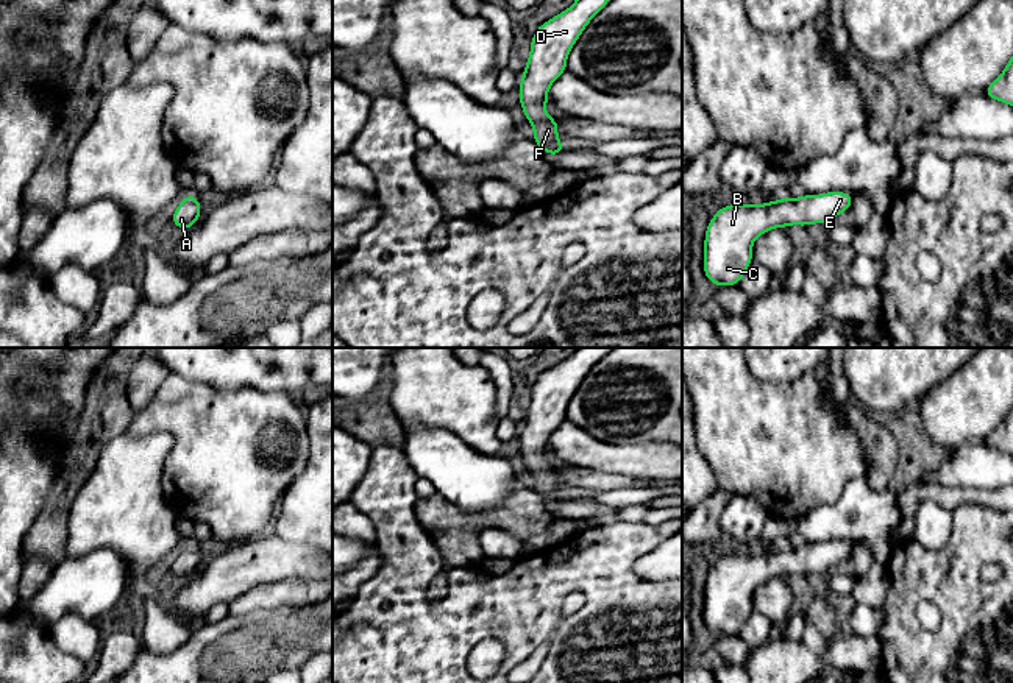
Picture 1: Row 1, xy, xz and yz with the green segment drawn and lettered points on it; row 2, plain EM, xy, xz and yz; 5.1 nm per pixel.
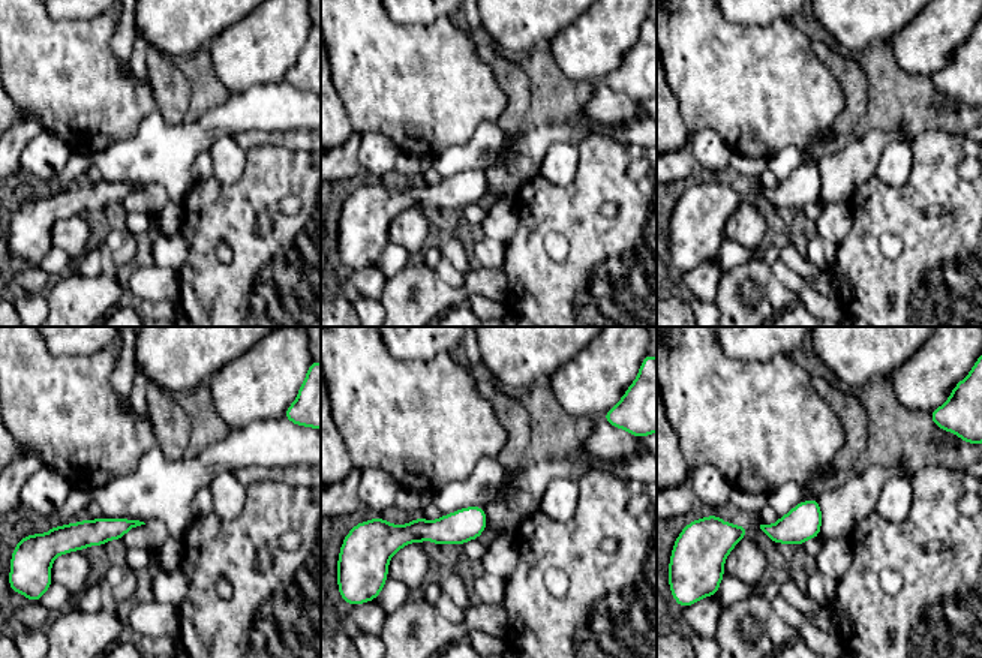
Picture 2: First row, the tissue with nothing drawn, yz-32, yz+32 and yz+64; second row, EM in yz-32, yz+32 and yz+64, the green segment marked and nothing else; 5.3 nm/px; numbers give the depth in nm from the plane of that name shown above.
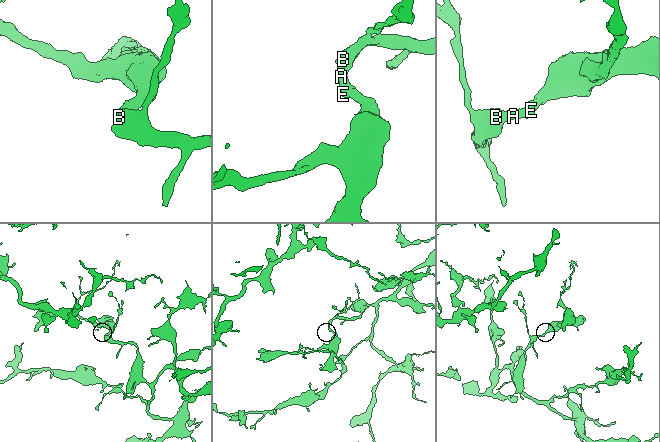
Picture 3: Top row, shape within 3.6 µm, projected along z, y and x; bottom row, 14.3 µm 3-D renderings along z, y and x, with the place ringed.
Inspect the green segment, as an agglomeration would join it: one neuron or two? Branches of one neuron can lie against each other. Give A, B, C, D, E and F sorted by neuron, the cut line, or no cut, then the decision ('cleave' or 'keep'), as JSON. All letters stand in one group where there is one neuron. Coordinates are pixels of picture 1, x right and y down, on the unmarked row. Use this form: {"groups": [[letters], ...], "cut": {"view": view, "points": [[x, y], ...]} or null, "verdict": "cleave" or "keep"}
{"groups": [["A", "B", "C", "D", "E", "F"]], "cut": null, "verdict": "keep"}

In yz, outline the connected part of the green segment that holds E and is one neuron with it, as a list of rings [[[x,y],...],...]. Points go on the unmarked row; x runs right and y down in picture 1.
[[[824,541],[819,544],[802,544],[801,547],[784,546],[765,554],[729,554],[723,555],[709,571],[704,588],[704,624],[716,636],[738,635],[752,611],[754,589],[774,577],[790,574],[809,575],[813,572],[829,574],[832,566],[849,560],[854,546],[848,541]]]

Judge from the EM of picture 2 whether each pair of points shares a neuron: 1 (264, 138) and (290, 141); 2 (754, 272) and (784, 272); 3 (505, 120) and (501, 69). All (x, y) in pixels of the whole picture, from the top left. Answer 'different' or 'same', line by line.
1: same
2: different
3: same

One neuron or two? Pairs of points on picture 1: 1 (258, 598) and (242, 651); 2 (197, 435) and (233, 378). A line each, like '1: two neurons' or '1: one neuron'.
1: two neurons
2: two neurons

